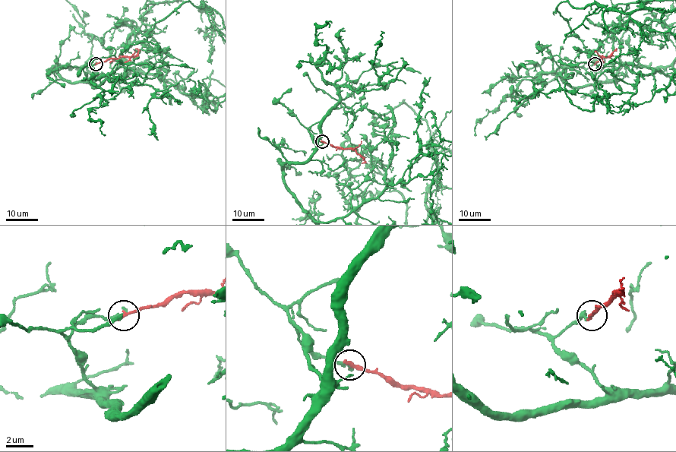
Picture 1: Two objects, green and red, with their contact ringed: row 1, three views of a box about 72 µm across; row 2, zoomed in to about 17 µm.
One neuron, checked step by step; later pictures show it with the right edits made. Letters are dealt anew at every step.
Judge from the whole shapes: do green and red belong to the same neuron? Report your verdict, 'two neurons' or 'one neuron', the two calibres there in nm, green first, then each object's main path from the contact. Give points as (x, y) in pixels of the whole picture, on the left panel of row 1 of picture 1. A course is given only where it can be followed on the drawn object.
two neurons; calibres 240 and 260 nm; course red (96, 64), (108, 58), (133, 57), (139, 51), (135, 49)

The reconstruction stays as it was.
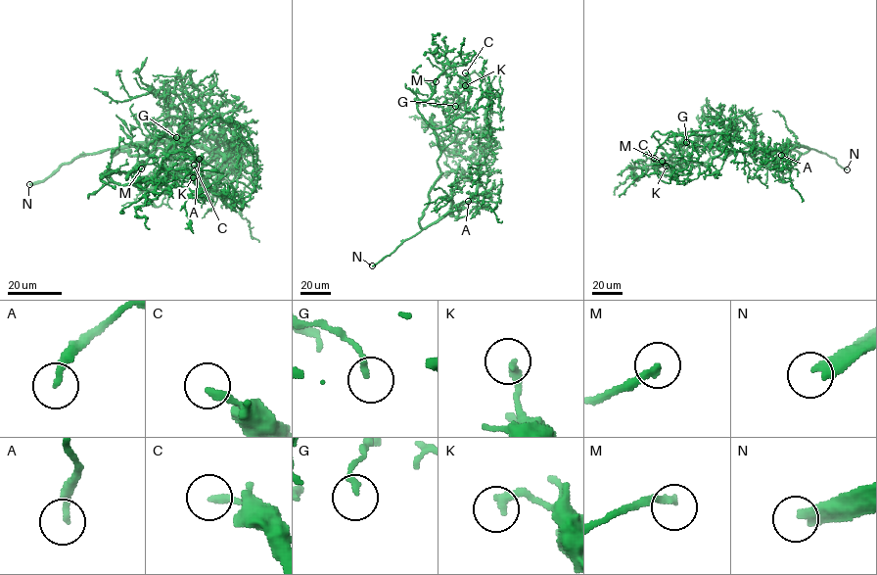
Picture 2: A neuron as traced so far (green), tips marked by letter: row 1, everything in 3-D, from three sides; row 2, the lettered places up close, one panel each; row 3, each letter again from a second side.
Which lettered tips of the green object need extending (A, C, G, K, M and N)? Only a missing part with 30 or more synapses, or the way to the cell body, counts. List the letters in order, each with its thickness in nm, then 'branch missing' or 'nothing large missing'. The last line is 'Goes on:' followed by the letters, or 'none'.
A: 200 nm | branch missing
C: 240 nm | nothing large missing
G: 180 nm | nothing large missing
K: 260 nm | nothing large missing
M: 240 nm | branch missing
N: 400 nm | branch missing
Goes on: A, M, N

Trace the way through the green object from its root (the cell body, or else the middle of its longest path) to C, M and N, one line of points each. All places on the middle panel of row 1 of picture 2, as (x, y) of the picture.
C: (449, 152), (442, 144), (439, 149), (432, 126), (449, 122), (469, 81), (465, 72)
M: (449, 152), (442, 144), (439, 149), (434, 129), (417, 108), (418, 101), (432, 95), (429, 84), (436, 81)
N: (449, 152), (442, 144), (437, 161), (442, 172), (429, 193), (429, 205), (419, 221), (422, 229), (372, 265)

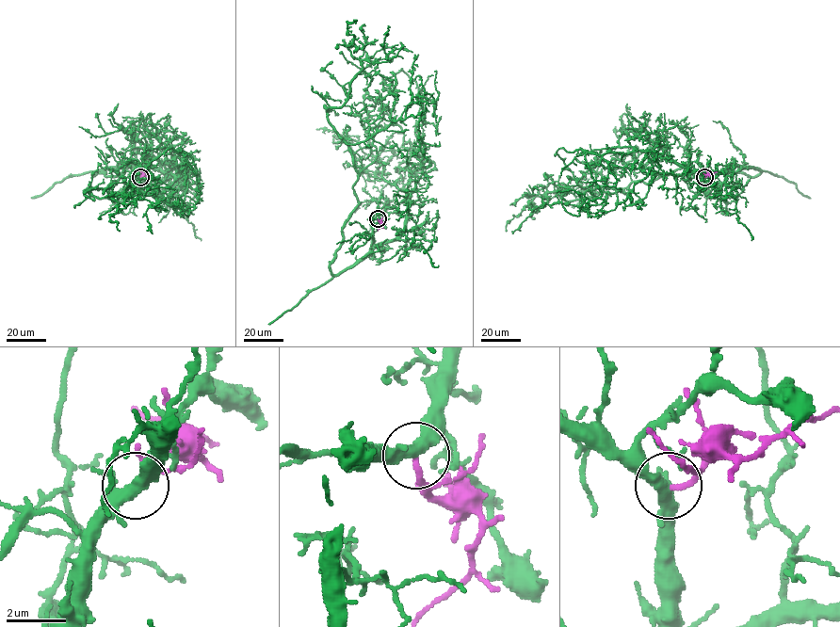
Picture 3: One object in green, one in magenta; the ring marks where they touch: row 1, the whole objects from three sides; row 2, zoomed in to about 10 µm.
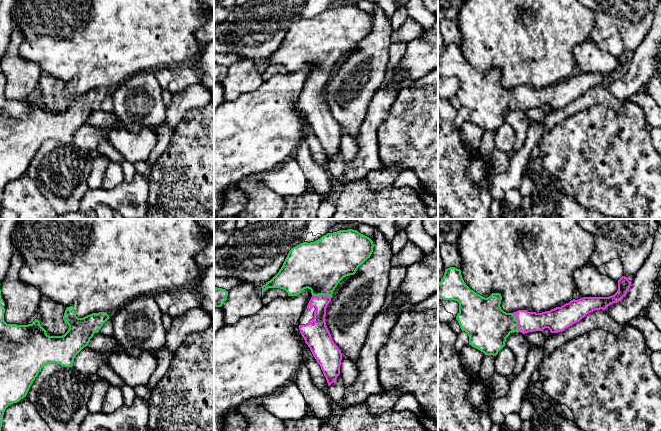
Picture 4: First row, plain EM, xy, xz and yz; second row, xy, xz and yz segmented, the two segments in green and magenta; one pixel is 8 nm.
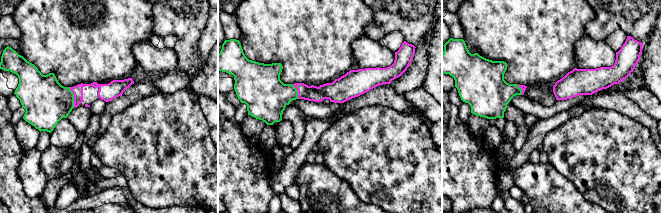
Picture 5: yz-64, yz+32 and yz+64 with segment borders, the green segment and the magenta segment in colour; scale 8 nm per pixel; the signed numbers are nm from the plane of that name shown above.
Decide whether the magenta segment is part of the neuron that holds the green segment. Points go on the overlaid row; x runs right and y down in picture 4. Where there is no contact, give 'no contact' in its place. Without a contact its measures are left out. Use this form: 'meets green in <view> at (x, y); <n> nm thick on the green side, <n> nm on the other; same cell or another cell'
meets green in xz at (321, 294); 400 nm thick on the green side, 120 nm on the other; same cell

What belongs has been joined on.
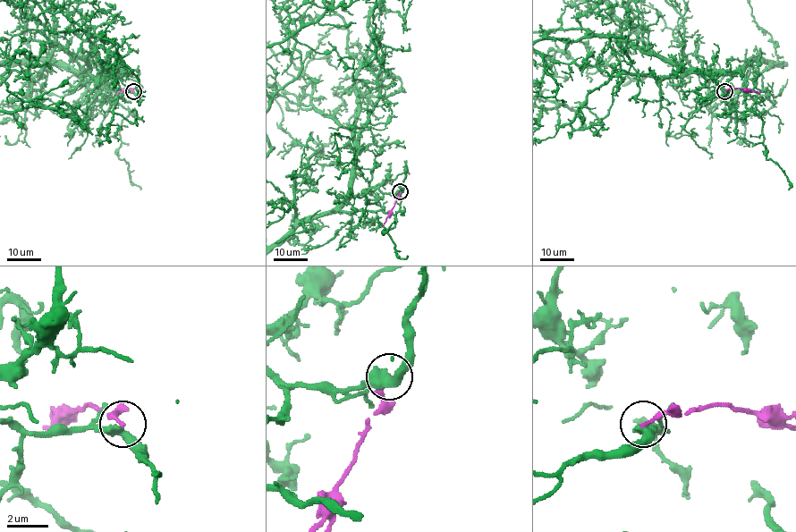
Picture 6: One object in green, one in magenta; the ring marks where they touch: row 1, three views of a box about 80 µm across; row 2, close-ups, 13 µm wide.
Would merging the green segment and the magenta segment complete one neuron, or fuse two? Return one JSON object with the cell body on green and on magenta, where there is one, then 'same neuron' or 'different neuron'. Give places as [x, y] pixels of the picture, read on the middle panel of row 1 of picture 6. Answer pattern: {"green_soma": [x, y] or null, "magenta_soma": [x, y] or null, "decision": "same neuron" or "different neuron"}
{"green_soma": null, "magenta_soma": null, "decision": "different neuron"}

